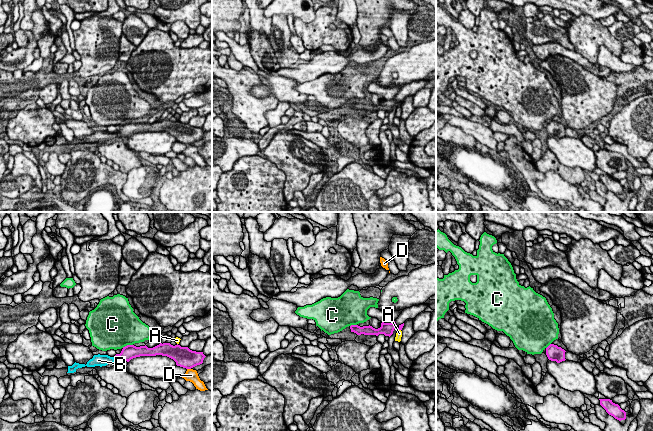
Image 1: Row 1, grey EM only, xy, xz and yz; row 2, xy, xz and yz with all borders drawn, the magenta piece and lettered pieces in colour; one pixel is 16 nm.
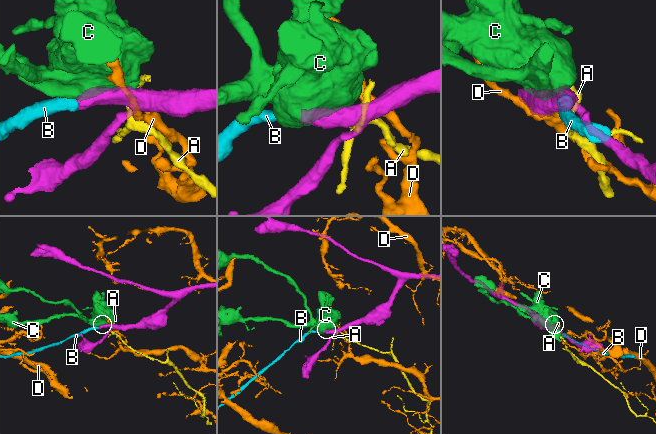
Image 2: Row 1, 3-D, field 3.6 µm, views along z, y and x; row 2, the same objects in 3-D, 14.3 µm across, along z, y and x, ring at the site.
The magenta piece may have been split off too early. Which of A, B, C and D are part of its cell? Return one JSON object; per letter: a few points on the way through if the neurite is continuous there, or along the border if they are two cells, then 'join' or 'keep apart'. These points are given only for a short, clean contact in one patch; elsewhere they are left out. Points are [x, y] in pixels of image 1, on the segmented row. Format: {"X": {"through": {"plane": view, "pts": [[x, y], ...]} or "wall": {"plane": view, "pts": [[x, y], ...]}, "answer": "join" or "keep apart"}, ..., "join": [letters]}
{"A": {"answer": "keep apart"}, "B": {"through": {"plane": "xy", "pts": [[128, 352], [124, 356], [115, 359], [100, 360]]}, "answer": "join"}, "C": {"wall": {"plane": "xy", "pts": [[132, 344], [122, 347]]}, "answer": "keep apart"}, "D": {"answer": "keep apart"}, "join": ["B"]}

